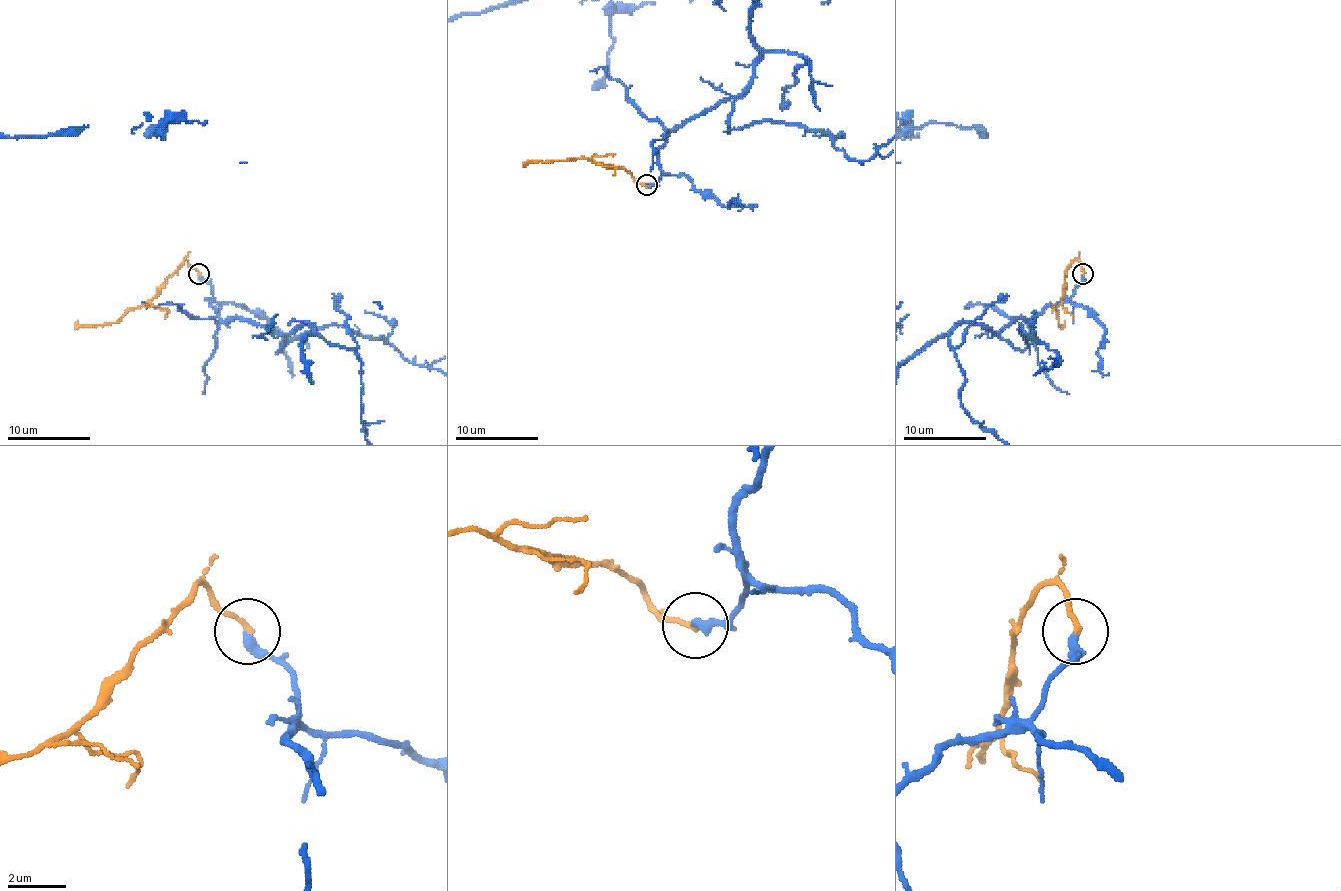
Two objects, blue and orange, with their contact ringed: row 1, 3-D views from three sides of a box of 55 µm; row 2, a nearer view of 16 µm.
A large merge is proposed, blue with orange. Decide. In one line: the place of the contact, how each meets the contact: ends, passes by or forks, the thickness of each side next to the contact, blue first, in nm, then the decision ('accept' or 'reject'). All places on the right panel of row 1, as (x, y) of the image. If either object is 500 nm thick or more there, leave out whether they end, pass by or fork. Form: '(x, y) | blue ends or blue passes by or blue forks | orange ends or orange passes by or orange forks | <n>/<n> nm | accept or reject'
(1083, 273) | blue ends | orange ends | 360/200 nm | accept

